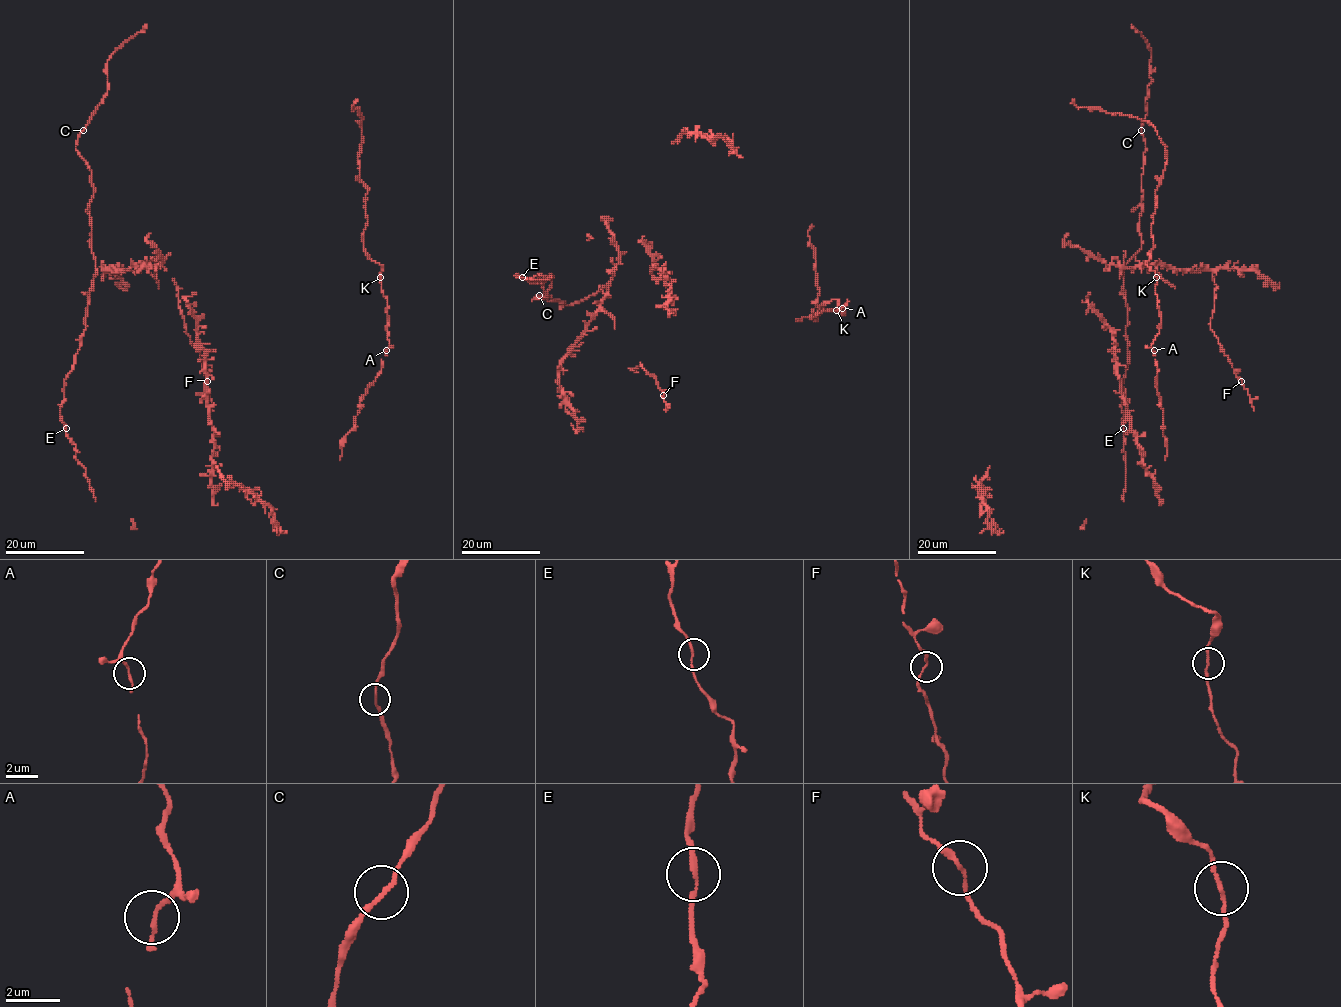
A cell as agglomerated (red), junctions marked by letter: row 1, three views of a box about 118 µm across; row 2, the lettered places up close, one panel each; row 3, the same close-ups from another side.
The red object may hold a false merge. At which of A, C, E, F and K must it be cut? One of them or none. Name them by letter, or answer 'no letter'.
no letter

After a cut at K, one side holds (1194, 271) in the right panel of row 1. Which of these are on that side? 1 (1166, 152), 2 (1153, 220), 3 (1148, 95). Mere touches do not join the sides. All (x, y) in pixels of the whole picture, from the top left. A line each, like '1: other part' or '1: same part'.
1: other part
2: other part
3: same part

